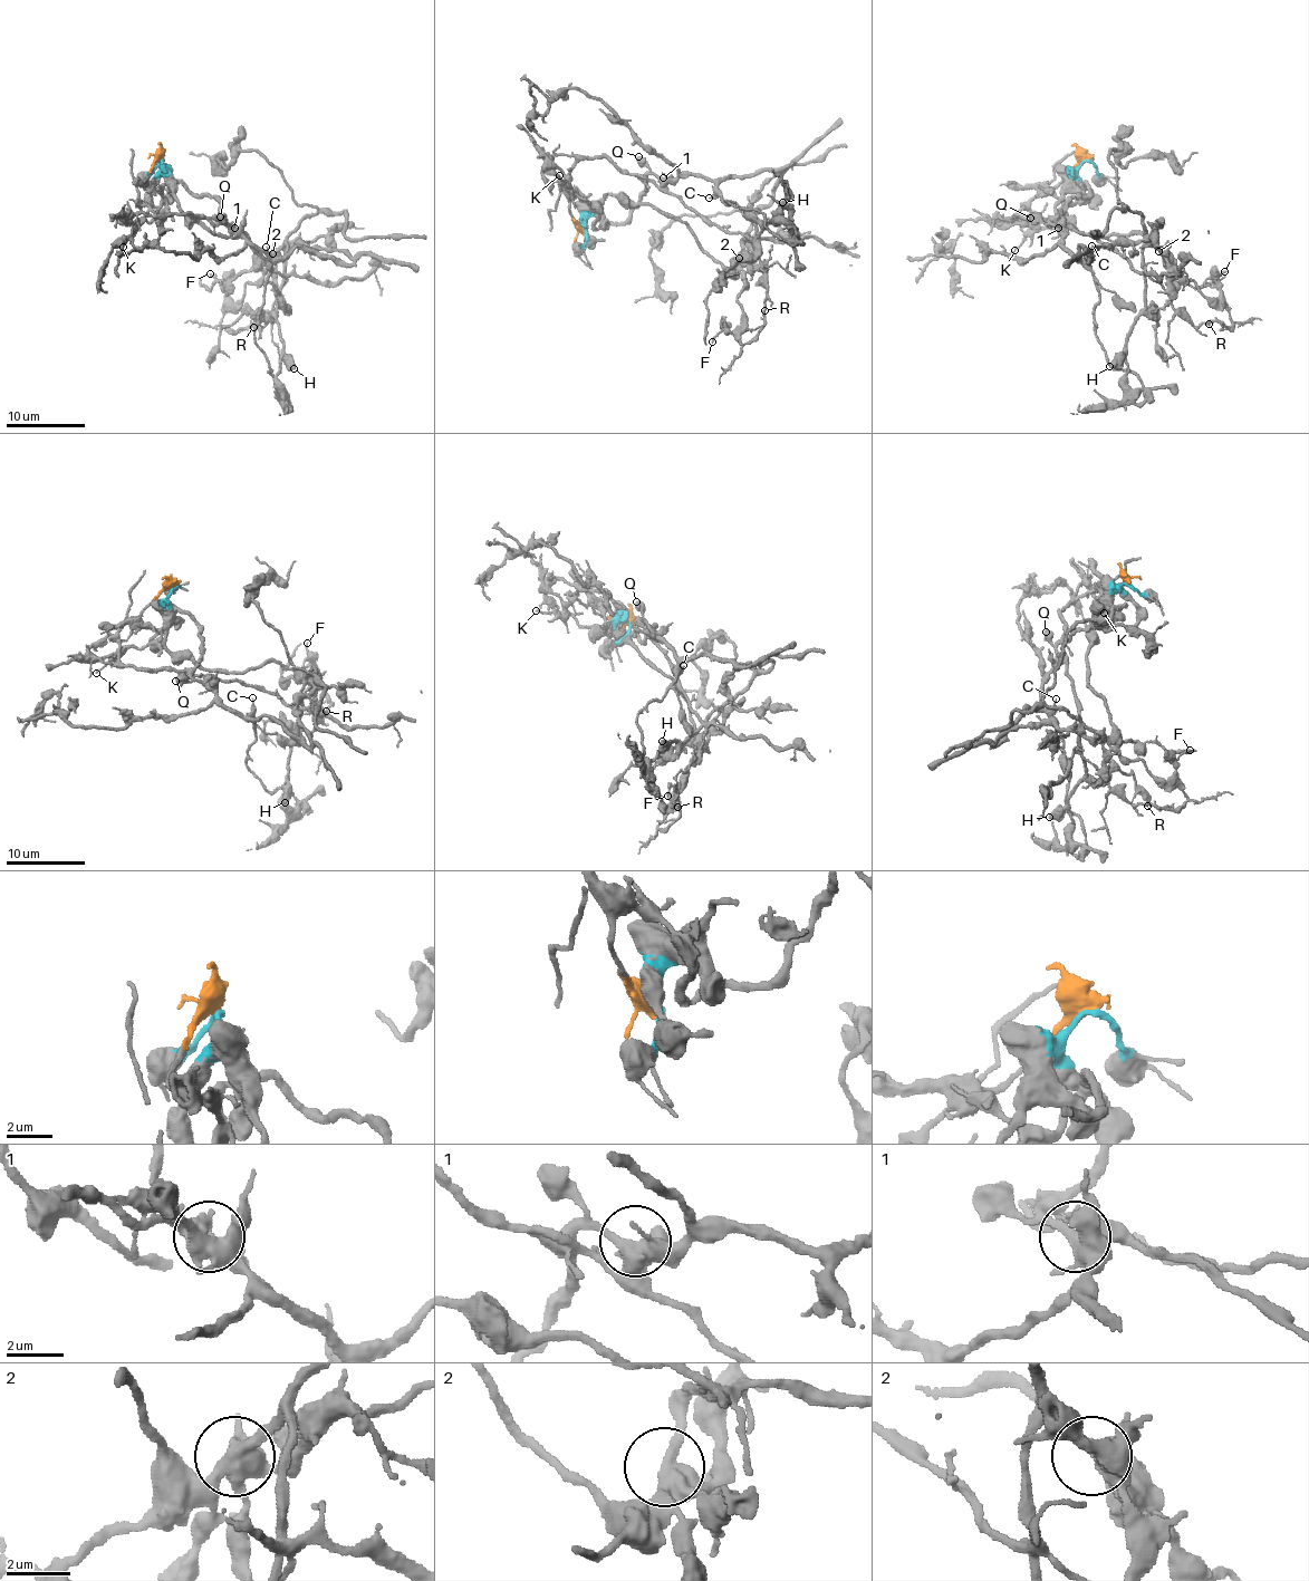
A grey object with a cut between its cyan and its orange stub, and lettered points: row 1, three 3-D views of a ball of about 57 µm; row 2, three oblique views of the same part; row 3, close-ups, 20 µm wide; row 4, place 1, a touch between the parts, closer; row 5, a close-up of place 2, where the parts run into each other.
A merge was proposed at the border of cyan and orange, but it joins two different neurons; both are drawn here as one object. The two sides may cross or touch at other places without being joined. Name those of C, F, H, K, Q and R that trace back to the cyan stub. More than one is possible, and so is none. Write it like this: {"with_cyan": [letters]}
{"with_cyan": ["F", "H", "R"]}

